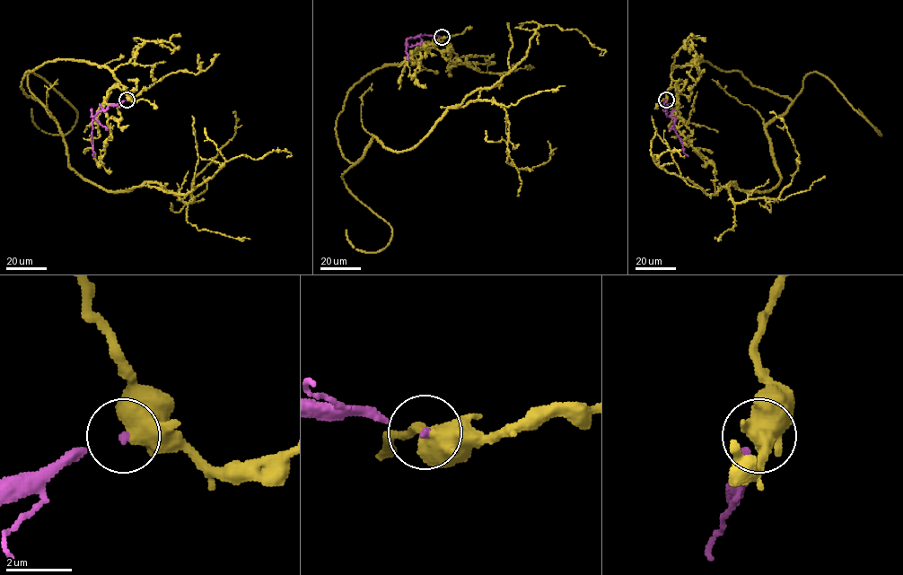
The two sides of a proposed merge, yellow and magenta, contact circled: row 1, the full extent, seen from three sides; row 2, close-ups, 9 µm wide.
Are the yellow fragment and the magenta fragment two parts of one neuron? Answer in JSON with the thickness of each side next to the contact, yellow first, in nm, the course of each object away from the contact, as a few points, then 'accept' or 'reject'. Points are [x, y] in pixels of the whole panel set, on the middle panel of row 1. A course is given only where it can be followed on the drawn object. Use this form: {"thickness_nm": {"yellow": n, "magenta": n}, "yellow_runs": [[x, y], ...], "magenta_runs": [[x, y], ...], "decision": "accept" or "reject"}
{"thickness_nm": {"yellow": 650, "magenta": 130}, "yellow_runs": [[442, 37], [349, 91], [346, 160], [373, 137], [415, 146], [539, 25], [601, 55]], "magenta_runs": [[441, 37], [420, 35], [409, 38], [406, 52], [408, 59]], "decision": "reject"}

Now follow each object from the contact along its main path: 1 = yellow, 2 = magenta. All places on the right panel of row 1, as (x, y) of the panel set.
1: (666, 100), (671, 72), (700, 59), (792, 100), (766, 127), (767, 190), (706, 194), (653, 158), (684, 157)
2: (666, 100), (664, 110), (674, 119), (673, 128), (688, 156)

